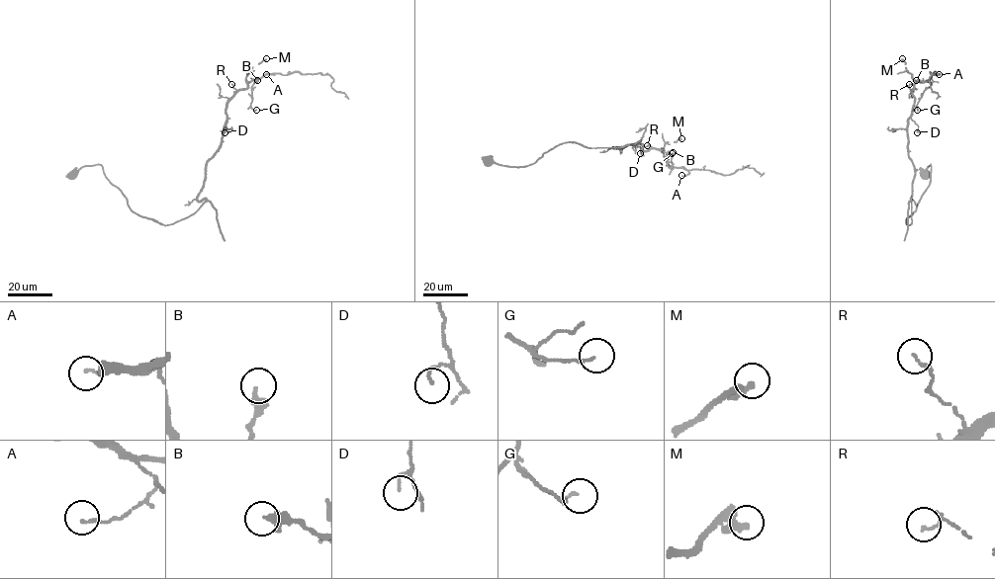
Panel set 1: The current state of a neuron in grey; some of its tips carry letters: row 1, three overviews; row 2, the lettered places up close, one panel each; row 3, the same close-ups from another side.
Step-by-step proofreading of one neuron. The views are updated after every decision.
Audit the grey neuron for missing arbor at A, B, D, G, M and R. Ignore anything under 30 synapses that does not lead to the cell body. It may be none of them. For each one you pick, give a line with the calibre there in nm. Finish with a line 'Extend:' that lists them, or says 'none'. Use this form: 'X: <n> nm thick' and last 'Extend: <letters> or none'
Extend: none

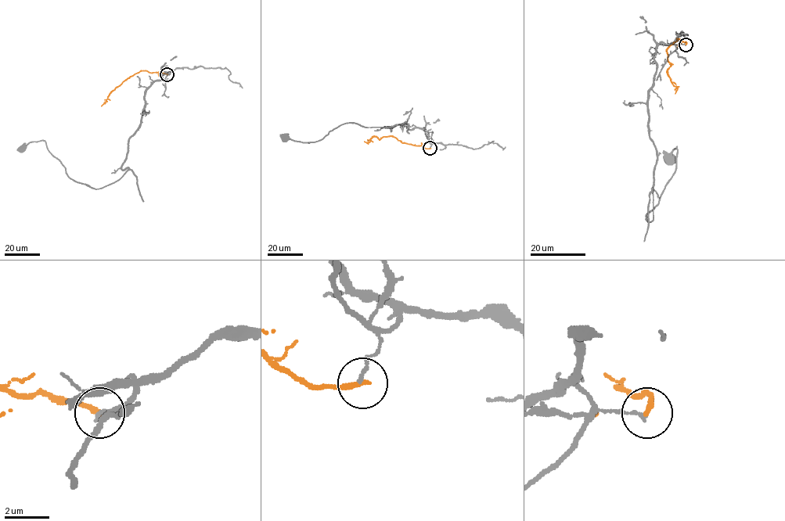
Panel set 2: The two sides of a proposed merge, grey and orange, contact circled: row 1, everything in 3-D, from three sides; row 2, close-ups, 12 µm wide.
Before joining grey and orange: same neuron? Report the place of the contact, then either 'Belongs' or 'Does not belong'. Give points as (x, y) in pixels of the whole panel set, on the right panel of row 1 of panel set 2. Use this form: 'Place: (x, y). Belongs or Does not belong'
Place: (685, 44). Does not belong

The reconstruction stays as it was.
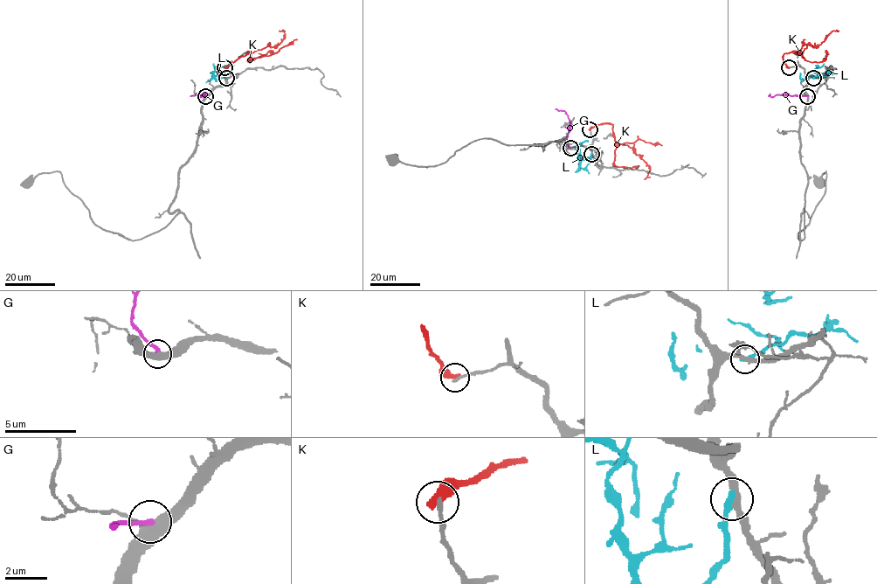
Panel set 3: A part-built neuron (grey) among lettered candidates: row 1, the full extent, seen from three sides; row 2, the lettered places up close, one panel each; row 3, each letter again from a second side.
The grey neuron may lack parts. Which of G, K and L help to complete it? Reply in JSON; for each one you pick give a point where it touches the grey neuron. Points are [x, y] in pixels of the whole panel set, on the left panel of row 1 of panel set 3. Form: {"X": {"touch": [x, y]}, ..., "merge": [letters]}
{"merge": []}

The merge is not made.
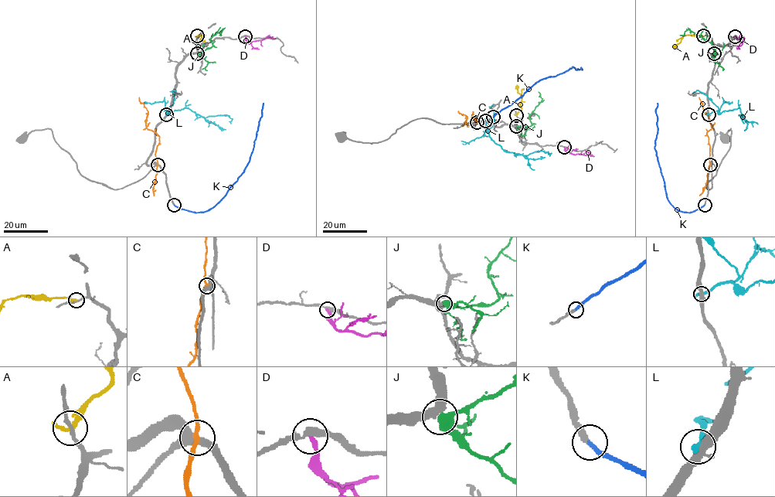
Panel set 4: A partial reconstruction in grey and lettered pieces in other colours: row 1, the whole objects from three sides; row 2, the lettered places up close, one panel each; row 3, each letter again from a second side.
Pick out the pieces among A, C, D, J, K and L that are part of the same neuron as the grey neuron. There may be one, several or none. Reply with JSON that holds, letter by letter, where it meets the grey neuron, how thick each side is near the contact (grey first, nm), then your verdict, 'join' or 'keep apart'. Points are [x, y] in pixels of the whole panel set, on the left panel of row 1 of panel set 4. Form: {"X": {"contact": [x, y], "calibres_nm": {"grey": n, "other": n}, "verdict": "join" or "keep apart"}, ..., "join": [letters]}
{"A": {"contact": [197, 35], "calibres_nm": {"grey": 190, "other": 280}, "verdict": "keep apart"}, "C": {"contact": [158, 165], "calibres_nm": {"grey": 320, "other": 240}, "verdict": "keep apart"}, "D": {"contact": [245, 36], "calibres_nm": {"grey": 360, "other": 240}, "verdict": "keep apart"}, "J": {"contact": [197, 53], "calibres_nm": {"grey": 400, "other": 400}, "verdict": "keep apart"}, "K": {"contact": [174, 205], "calibres_nm": {"grey": 280, "other": 240}, "verdict": "join"}, "L": {"contact": [166, 114], "calibres_nm": {"grey": 360, "other": 380}, "verdict": "keep apart"}, "join": ["K"]}

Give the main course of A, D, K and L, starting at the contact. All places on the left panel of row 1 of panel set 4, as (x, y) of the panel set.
A: (197, 35), (202, 35), (198, 47)
D: (245, 36), (248, 42), (270, 37), (266, 37)
K: (175, 205), (189, 211), (203, 212), (220, 200), (249, 160), (263, 103)
L: (166, 114), (167, 111), (168, 113), (188, 108), (204, 117), (228, 116), (232, 119), (230, 124)

